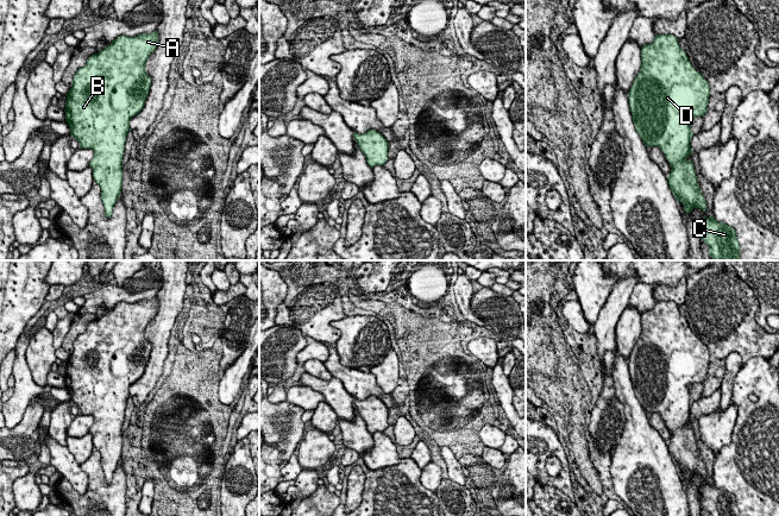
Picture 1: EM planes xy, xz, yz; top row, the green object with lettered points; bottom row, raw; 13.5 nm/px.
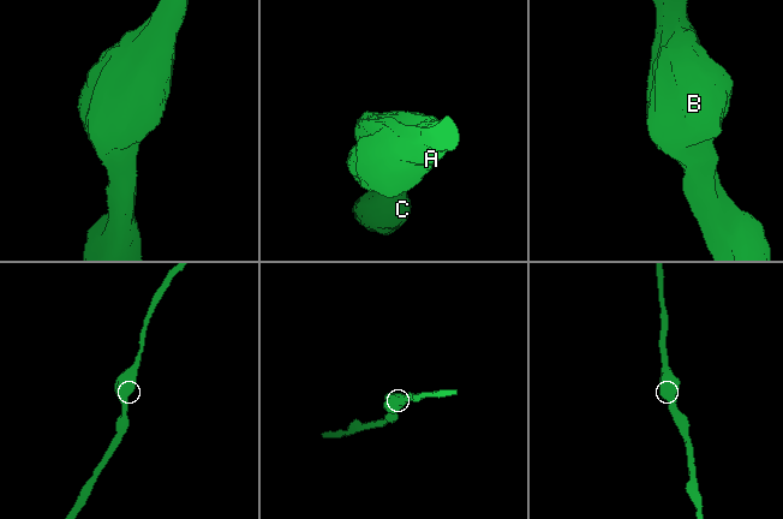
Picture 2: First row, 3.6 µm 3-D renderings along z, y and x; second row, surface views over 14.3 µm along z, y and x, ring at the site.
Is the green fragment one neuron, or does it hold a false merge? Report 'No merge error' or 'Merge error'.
No merge error

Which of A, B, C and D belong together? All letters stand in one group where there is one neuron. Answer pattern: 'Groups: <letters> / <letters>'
Groups: A B C D

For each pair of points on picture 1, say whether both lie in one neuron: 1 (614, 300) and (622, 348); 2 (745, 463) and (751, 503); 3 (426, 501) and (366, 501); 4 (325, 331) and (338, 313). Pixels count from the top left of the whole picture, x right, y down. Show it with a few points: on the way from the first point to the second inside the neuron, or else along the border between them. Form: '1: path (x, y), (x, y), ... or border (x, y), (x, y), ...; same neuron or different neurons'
1: border (627, 304), (617, 322), (615, 350); different neurons
2: path (751, 472), (751, 494); same neuron
3: path (412, 501), (381, 501); same neuron
4: path (325, 326), (325, 322), (333, 314); same neuron

